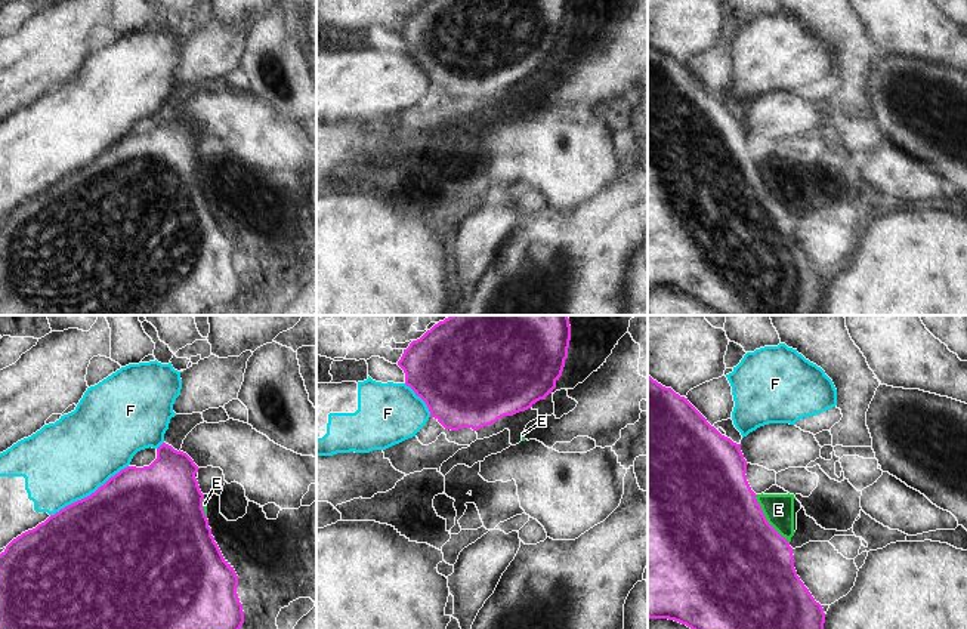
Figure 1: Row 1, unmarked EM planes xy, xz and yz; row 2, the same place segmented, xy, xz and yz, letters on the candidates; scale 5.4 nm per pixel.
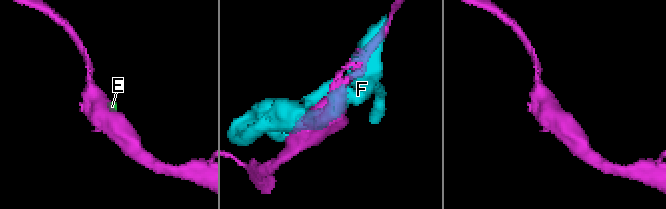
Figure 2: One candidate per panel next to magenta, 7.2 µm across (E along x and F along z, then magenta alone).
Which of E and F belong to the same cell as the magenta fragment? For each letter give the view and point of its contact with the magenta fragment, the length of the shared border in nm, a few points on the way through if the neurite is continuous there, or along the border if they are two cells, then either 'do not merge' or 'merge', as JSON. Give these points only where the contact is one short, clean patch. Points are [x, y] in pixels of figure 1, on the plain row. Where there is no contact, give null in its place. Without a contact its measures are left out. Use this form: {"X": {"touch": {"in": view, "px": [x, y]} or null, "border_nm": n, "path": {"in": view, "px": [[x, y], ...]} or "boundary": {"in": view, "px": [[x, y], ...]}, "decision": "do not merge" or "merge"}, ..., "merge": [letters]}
{"E": {"touch": {"in": "yz", "px": [766, 188]}, "border_nm": 320, "path": {"in": "yz", "px": [[731, 218], [766, 188], [778, 178]]}, "decision": "merge"}, "F": {"touch": {"in": "xy", "px": [90, 163]}, "border_nm": 500, "decision": "do not merge"}, "merge": ["E"]}

